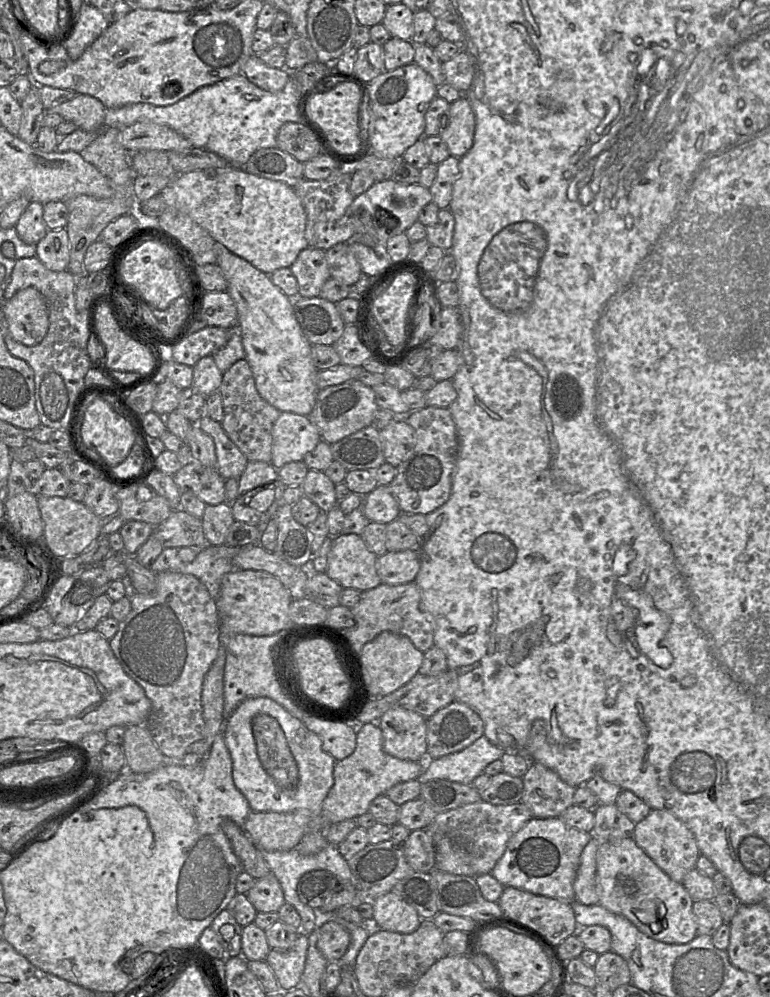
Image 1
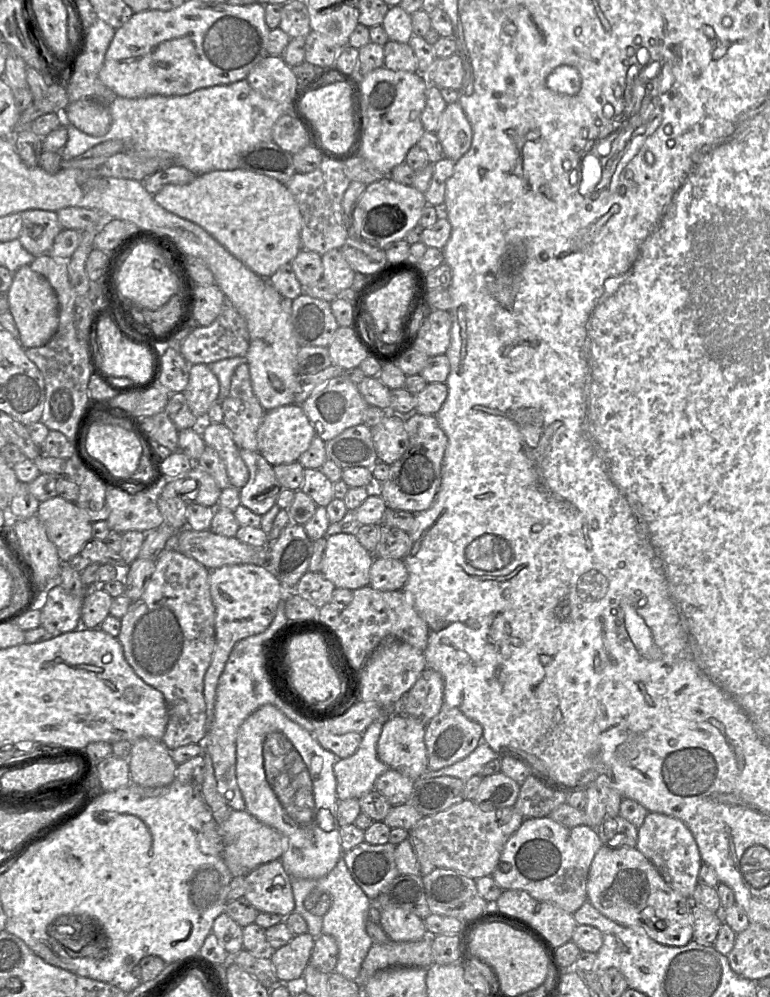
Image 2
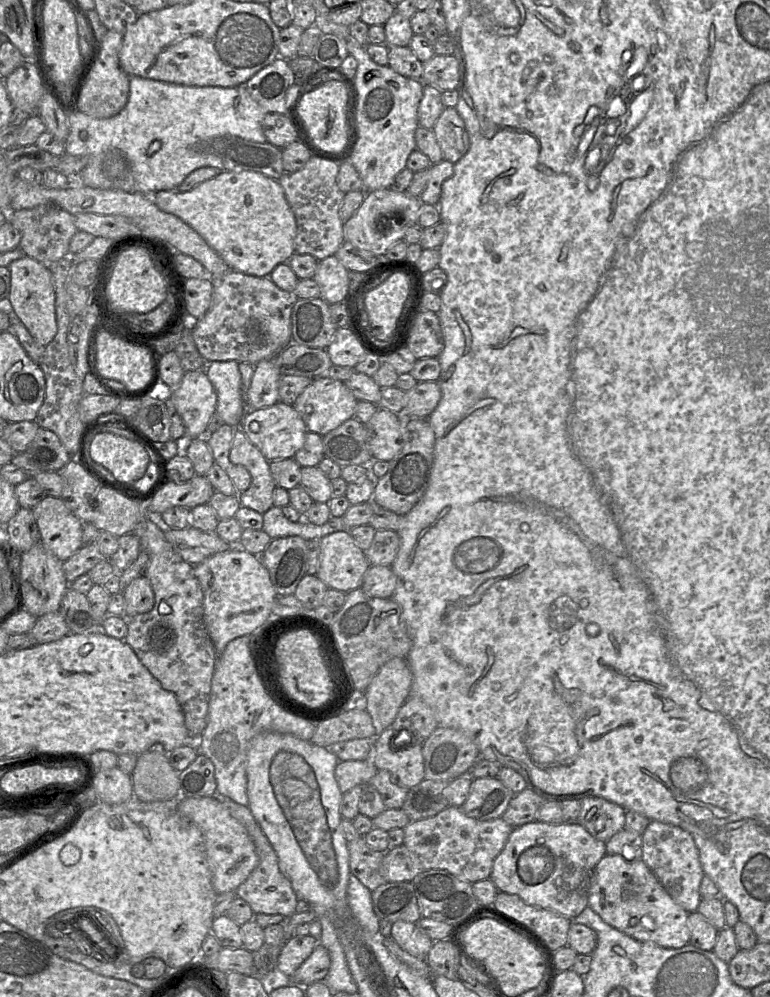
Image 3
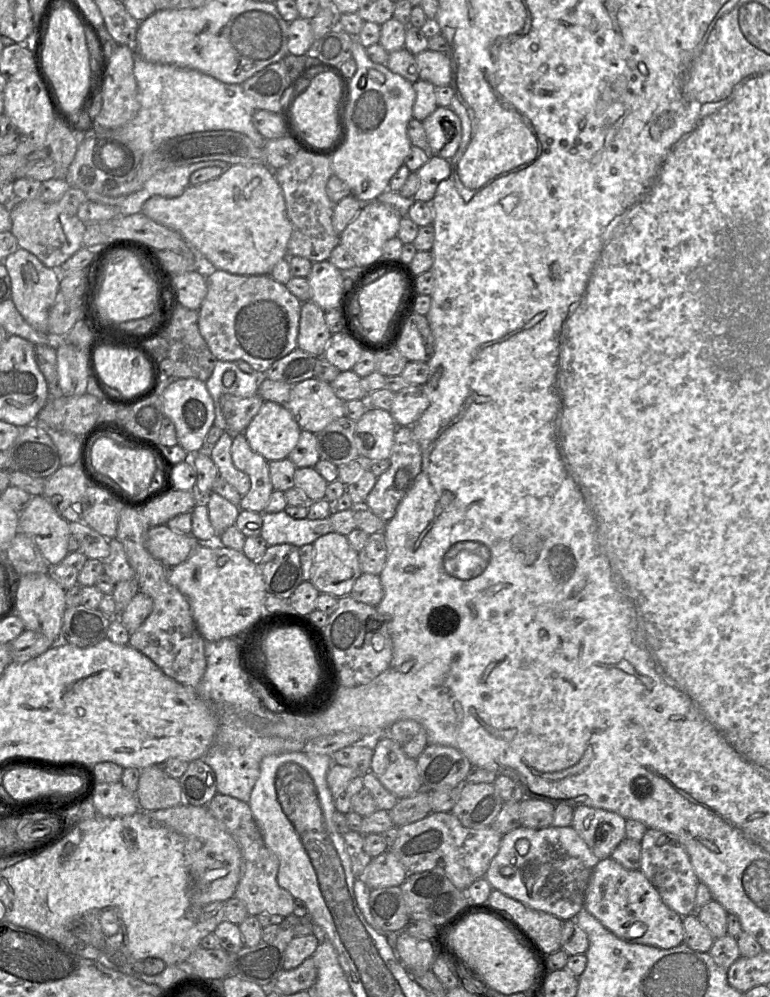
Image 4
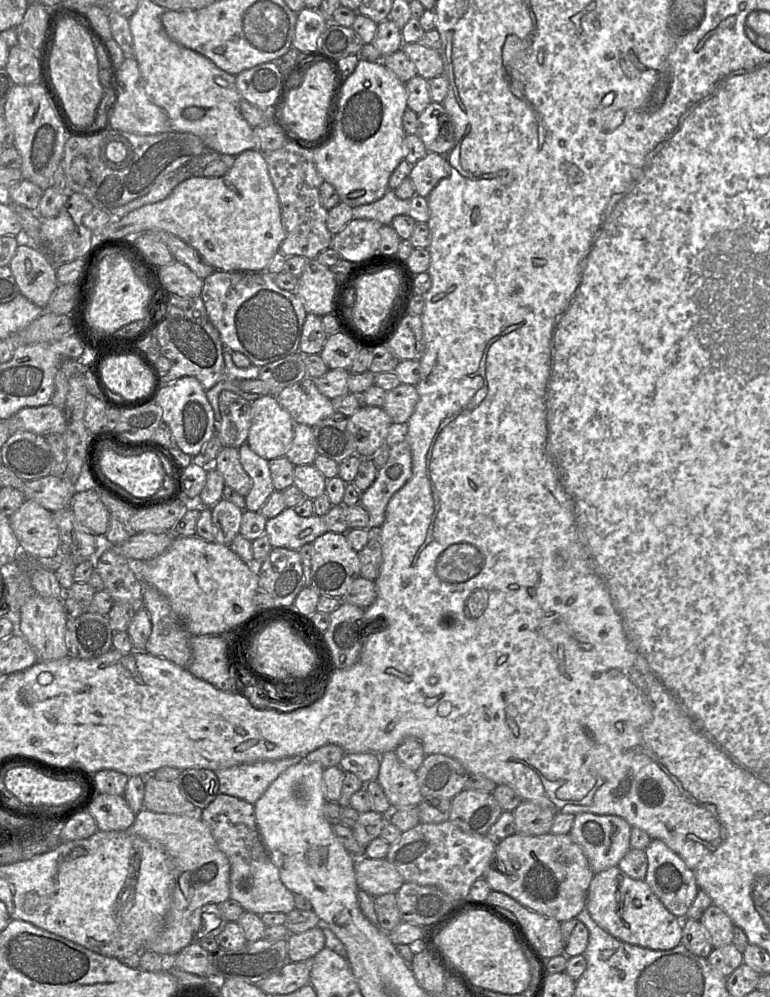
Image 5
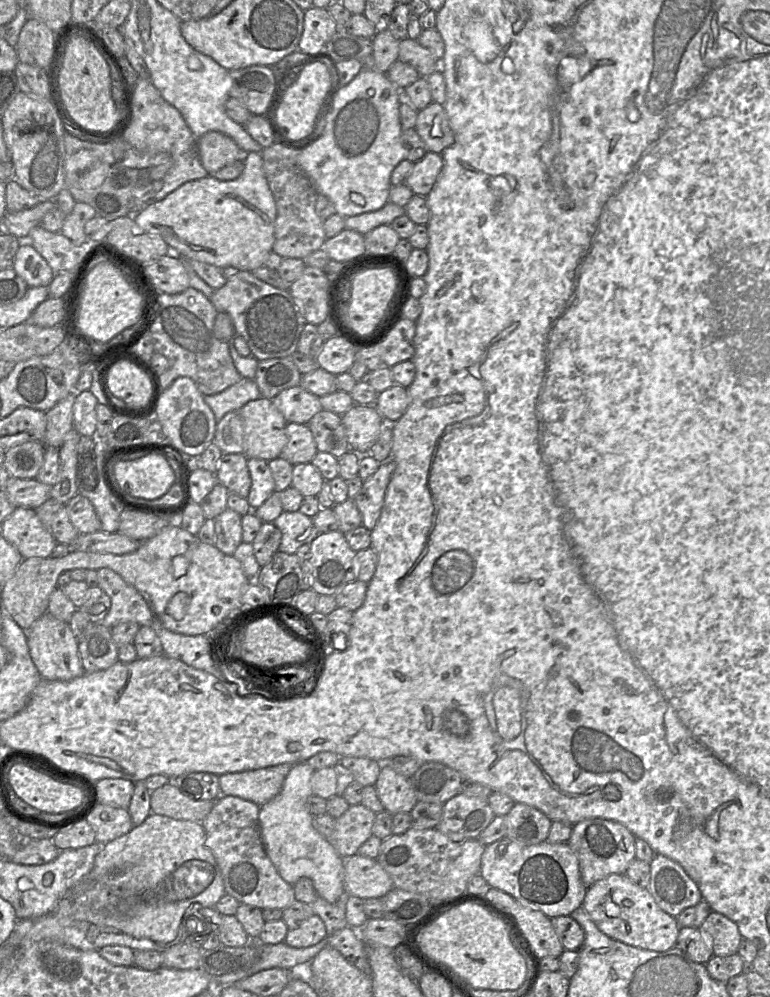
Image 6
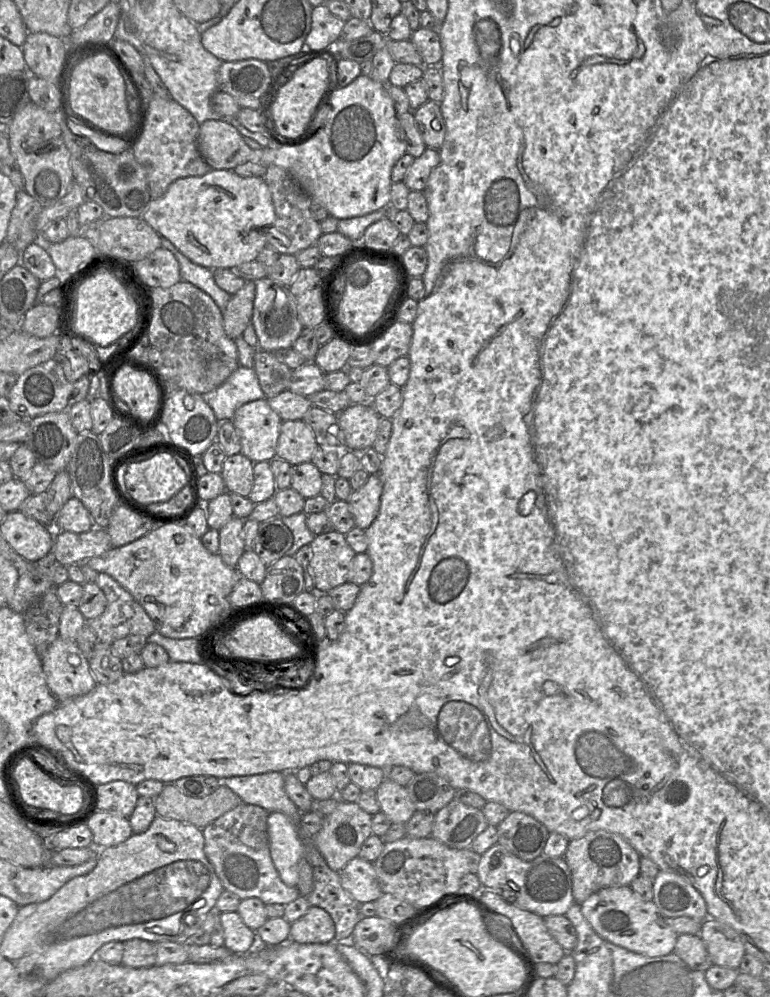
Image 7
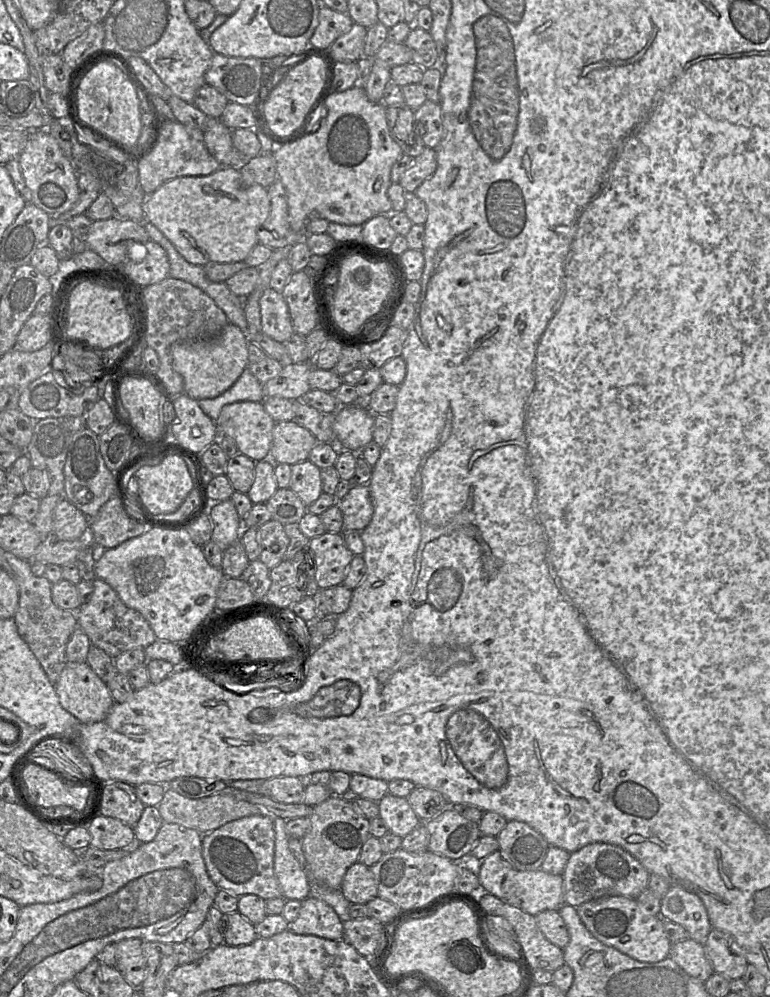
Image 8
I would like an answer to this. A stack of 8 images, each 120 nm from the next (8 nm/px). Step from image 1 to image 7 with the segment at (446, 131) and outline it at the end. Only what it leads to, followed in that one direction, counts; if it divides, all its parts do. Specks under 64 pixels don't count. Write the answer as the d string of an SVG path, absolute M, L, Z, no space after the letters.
M429 99L414 111L414 119L426 147L439 150L446 133L440 103Z

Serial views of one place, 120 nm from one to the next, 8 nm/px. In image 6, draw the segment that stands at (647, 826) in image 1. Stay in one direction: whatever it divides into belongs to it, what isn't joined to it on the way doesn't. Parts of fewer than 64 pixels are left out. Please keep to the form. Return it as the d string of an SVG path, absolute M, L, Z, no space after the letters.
M655 854L650 868L649 891L658 906L671 916L676 918L683 910L698 904L703 899L697 883L675 860L661 854Z

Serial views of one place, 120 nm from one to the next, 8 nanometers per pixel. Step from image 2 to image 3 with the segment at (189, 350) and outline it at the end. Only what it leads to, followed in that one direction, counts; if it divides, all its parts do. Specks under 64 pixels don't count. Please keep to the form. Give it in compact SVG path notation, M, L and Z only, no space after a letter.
M229 270L222 277L214 277L212 278L212 281L213 281L213 292L212 292L212 299L209 309L202 318L198 320L190 320L192 321L192 336L195 345L201 356L207 362L237 361L239 363L247 362L255 365L264 359L274 359L275 356L278 353L280 353L285 347L287 347L290 343L293 343L291 335L291 313L295 299L299 299L295 298L293 293L289 293L287 291L280 289L269 277L250 276L247 274L237 272L235 270Z

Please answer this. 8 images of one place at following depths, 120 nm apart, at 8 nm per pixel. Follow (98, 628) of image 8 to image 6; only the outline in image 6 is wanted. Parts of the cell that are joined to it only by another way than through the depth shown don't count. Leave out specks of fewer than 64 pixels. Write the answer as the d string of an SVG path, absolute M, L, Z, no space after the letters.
M101 568L98 573L98 587L110 598L109 612L100 622L111 629L114 626L135 622L140 626L154 625L154 614L142 595L110 568Z

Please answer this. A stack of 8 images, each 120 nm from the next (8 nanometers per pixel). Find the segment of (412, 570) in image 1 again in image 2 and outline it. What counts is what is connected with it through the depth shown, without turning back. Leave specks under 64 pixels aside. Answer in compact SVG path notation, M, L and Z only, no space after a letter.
M375 557L370 568L369 586L379 591L403 589L408 571L403 559Z

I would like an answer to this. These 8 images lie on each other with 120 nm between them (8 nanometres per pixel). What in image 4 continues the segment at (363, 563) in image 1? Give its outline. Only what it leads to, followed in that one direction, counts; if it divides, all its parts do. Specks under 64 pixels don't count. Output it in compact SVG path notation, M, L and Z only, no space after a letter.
M325 534L313 543L313 565L310 582L320 593L337 598L347 596L362 574L356 552L345 535Z

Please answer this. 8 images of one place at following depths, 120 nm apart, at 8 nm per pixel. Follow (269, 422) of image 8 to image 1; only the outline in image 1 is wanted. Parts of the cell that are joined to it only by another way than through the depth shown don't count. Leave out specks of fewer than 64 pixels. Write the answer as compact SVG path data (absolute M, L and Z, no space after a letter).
M281 412L272 429L271 464L279 469L293 461L303 461L314 450L321 435L305 415Z

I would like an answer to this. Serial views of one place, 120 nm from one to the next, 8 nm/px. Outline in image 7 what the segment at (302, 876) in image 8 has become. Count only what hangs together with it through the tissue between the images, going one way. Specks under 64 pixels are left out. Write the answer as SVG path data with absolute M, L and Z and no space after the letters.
M271 812L267 819L270 856L281 880L296 887L299 879L298 863L304 858L304 844L288 816Z

